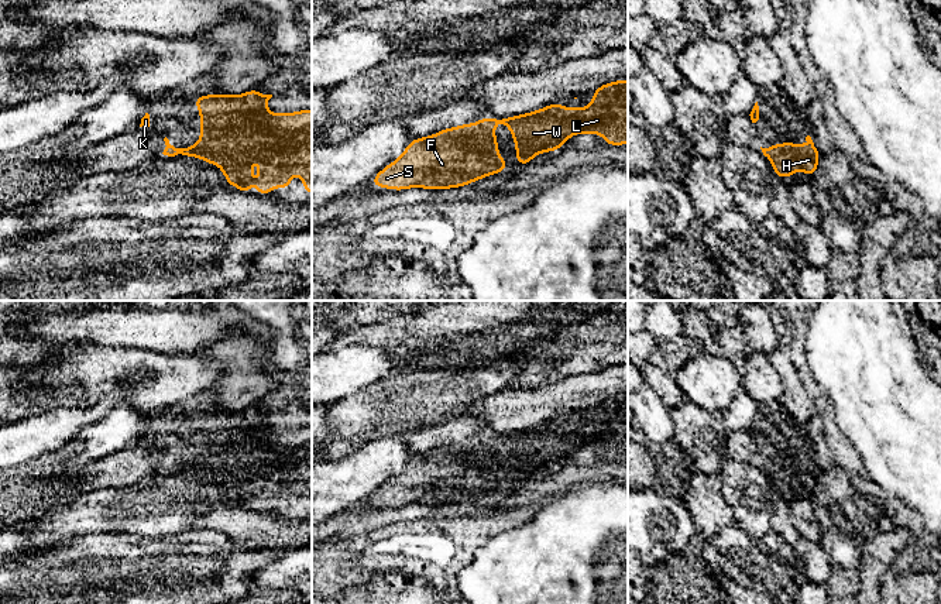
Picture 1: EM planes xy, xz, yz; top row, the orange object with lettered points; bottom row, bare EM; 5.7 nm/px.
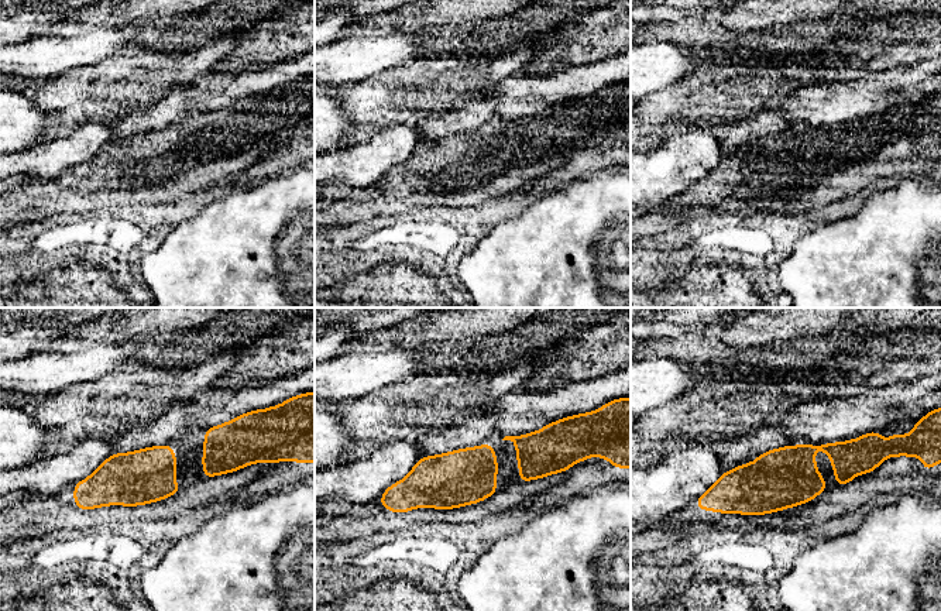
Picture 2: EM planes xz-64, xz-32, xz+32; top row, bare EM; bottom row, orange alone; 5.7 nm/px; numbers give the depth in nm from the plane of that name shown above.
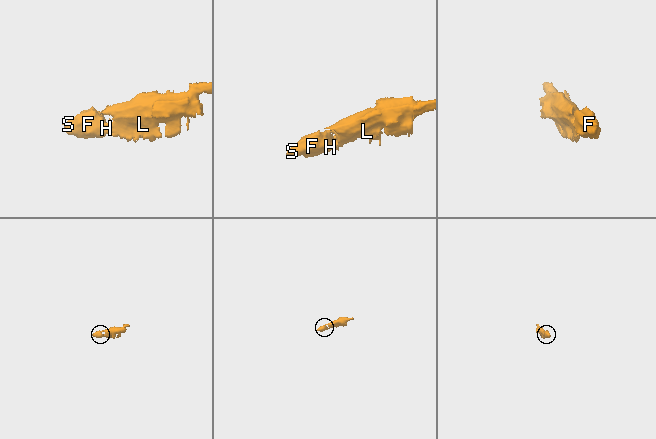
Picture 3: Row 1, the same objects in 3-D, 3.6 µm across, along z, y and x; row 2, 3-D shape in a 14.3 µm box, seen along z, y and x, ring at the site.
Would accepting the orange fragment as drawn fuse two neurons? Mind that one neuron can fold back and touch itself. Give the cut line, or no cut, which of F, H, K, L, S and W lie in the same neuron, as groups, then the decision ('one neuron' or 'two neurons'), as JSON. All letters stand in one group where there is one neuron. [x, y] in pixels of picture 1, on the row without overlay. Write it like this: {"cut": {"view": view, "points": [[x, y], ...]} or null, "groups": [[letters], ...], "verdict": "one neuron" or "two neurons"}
{"cut": null, "groups": [["F", "H", "K", "L", "S", "W"]], "verdict": "one neuron"}

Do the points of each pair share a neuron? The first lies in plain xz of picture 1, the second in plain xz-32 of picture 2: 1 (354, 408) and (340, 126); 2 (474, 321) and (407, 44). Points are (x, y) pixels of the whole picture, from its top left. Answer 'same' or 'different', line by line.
1: different
2: different

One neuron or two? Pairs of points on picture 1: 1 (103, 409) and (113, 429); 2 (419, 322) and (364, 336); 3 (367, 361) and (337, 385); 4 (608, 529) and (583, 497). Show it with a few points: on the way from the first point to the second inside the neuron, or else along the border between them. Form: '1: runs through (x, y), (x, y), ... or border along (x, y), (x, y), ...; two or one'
1: border along (122, 404), (78, 432); two
2: runs through (405, 333), (378, 336); one
3: runs through (360, 367), (356, 367), (344, 378); one
4: runs through (600, 521), (584, 505); one

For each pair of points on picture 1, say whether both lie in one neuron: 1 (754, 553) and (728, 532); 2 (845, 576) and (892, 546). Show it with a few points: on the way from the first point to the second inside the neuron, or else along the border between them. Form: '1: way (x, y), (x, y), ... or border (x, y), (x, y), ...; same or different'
1: way (748, 546), (735, 535); same
2: border (855, 569), (859, 577), (859, 589); different

